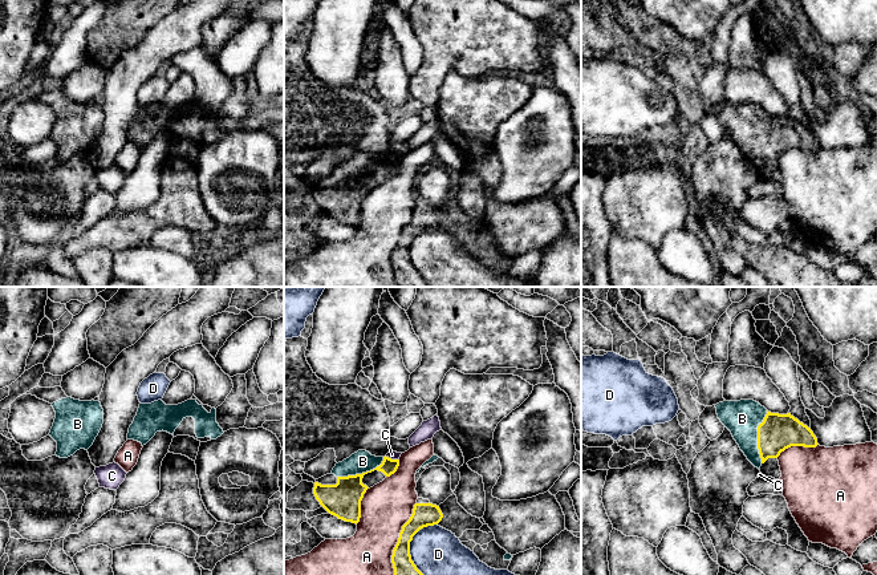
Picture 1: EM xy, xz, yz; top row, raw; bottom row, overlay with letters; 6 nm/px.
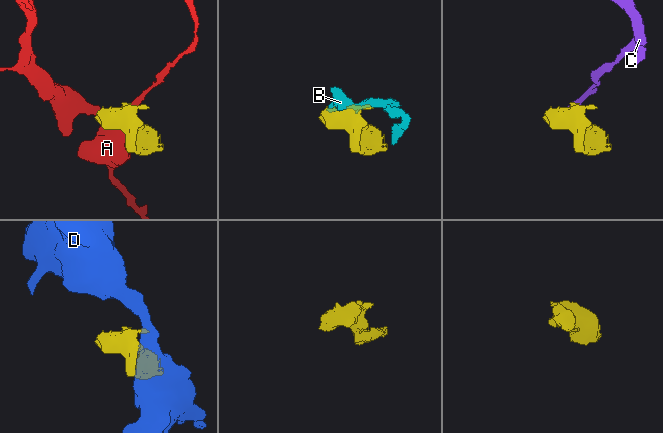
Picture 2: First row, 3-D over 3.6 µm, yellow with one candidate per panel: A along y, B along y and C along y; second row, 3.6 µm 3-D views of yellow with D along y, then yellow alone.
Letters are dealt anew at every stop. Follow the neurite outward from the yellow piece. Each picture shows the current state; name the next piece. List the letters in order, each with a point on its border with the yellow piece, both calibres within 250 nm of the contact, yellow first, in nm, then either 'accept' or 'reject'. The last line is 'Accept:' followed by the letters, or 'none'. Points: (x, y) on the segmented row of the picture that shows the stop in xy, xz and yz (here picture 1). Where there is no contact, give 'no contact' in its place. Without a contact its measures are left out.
A: xz (398, 538) | 140/300 nm | reject
B: yz (758, 437) | 220/220 nm | accept
C: xz (390, 458) | 100/50 nm | reject
D: xz (409, 551) | 140/300 nm | reject
Accept: B

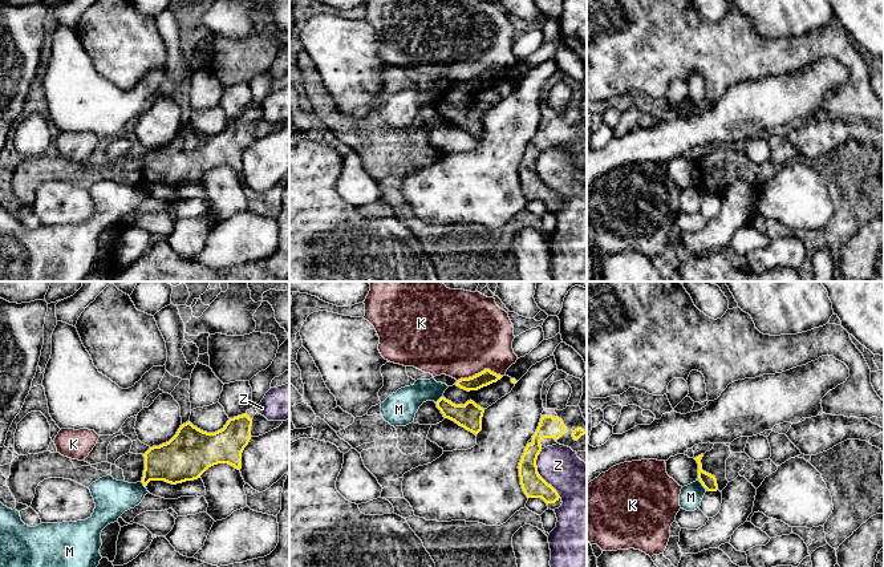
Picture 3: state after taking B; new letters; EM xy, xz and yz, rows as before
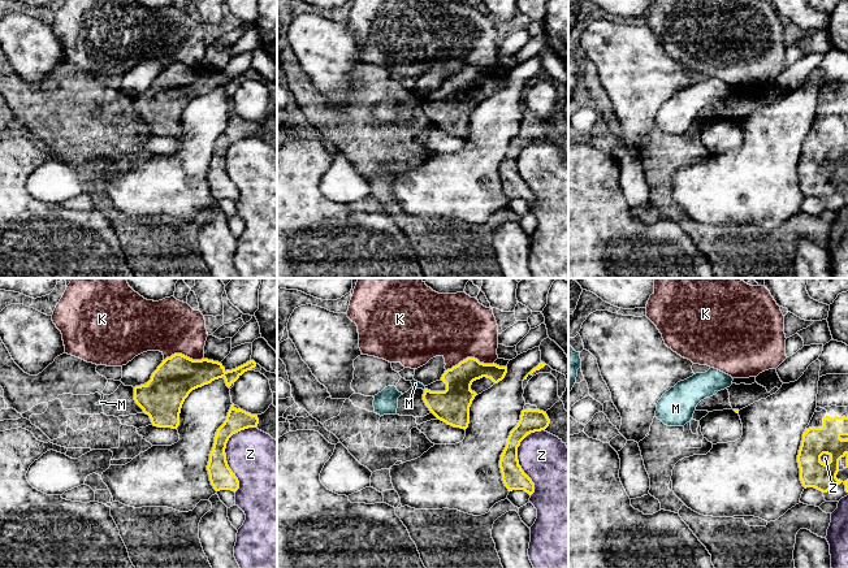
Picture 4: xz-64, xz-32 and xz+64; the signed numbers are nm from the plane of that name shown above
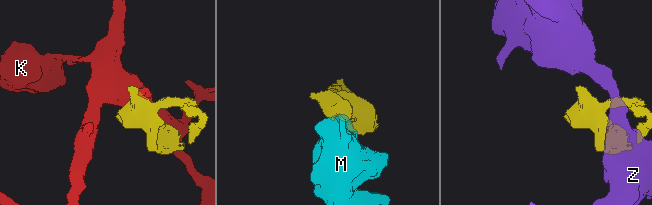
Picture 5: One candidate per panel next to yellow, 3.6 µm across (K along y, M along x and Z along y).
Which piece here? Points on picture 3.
K: xz (481, 372) | 90/500 nm | reject
M: yz (702, 485) | 90/140 nm | reject
Z: xz (538, 473) | 140/280 nm | reject
Accept: none

